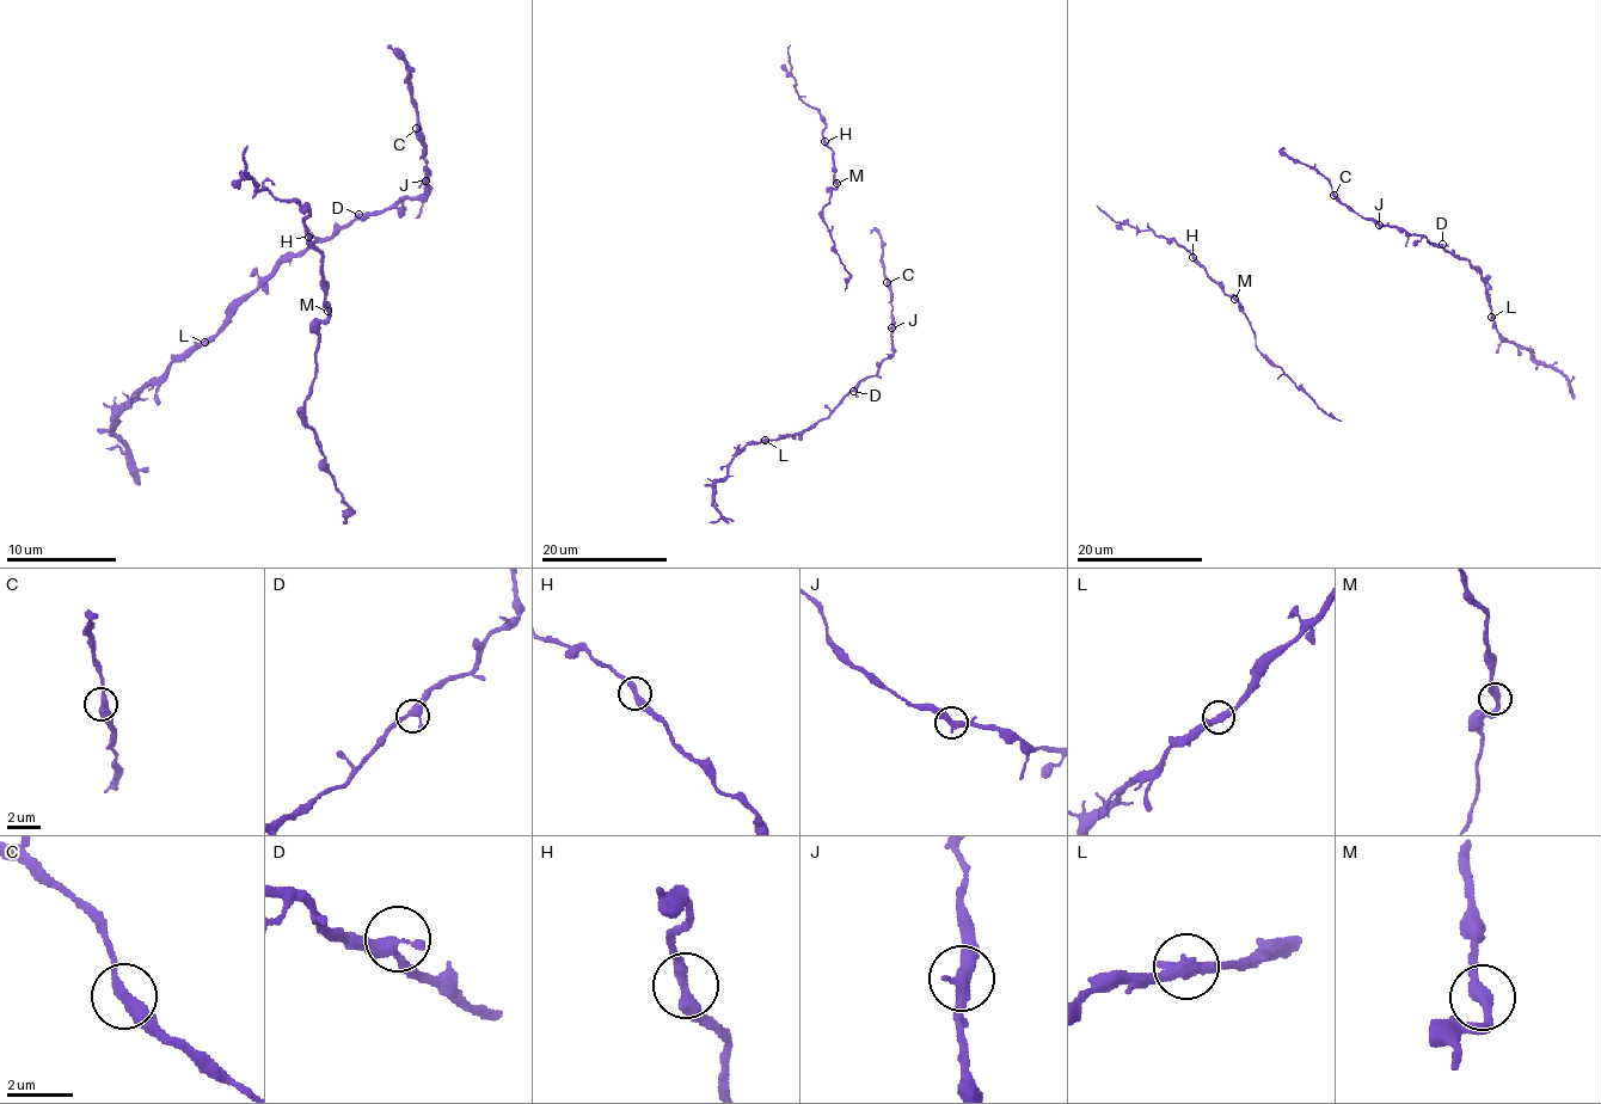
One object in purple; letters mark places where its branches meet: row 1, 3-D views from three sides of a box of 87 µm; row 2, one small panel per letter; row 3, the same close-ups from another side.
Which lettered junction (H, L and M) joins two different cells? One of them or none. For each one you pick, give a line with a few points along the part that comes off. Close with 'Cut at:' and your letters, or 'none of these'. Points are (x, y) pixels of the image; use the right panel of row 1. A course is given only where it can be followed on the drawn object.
Cut at: none of these

